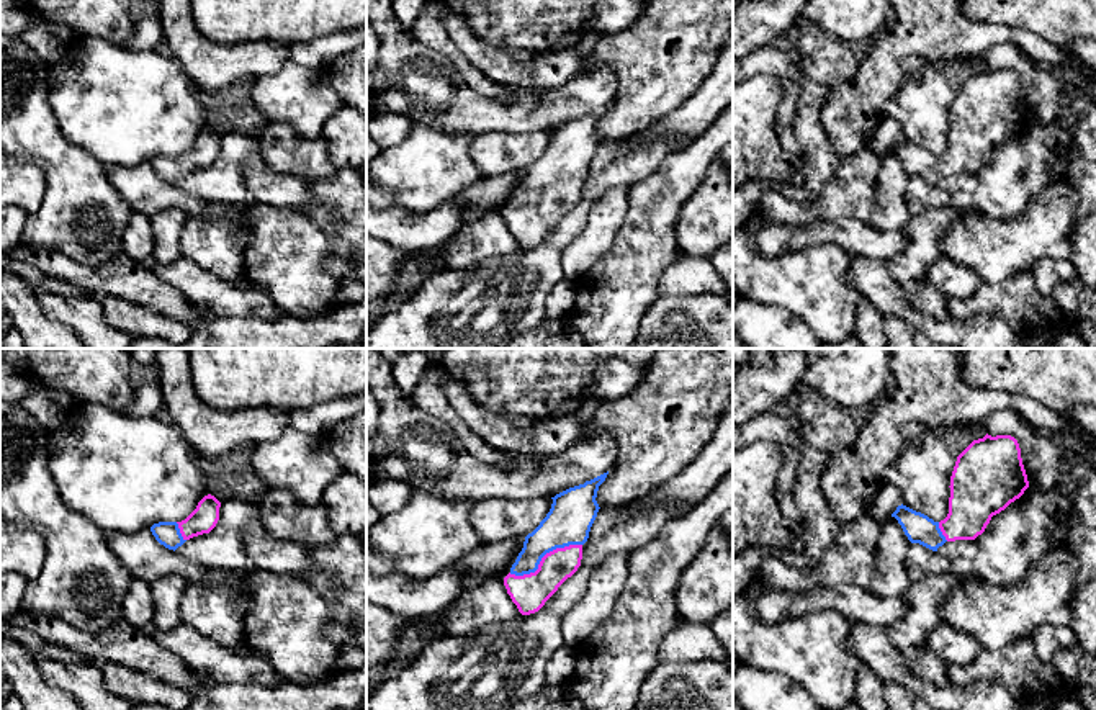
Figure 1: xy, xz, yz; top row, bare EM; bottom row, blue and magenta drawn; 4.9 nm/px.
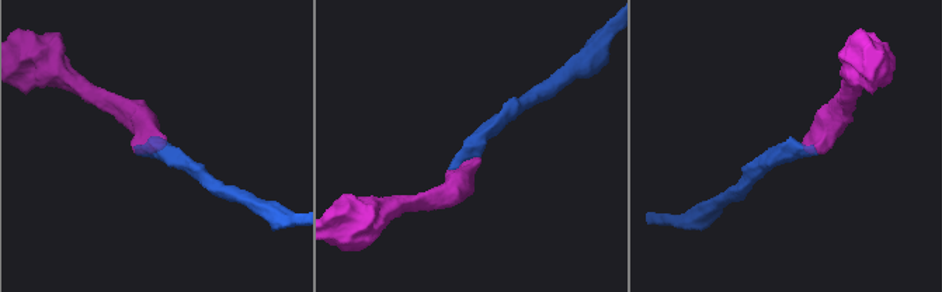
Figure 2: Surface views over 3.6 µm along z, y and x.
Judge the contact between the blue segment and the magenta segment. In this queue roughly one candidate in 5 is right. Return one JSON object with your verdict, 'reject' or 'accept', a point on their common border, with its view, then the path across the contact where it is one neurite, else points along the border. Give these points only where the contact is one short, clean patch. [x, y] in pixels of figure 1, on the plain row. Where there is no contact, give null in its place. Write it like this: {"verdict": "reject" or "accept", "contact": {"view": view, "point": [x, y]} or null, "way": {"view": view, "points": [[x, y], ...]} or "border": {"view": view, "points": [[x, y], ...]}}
{"verdict": "accept", "contact": {"view": "xz", "point": [542, 190]}, "way": {"view": "xz", "points": [[571, 149], [558, 174], [542, 190], [542, 200], [529, 226]]}}

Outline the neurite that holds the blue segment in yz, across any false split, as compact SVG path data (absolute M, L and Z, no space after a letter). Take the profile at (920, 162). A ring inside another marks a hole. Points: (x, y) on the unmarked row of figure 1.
M985 69L959 90L950 110L949 147L934 155L906 139L892 147L911 177L937 185L946 175L975 173L991 151L1029 121L1021 82L1011 69Z

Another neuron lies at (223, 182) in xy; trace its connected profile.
M234 131L222 134L216 160L186 173L175 185L206 203L247 209L254 204L245 186L245 160L250 155L262 157L258 136Z

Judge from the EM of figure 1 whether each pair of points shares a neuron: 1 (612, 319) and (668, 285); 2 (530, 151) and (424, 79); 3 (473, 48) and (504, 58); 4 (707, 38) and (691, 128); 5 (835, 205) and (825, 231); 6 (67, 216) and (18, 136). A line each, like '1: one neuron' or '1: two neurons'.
1: two neurons
2: two neurons
3: one neuron
4: two neurons
5: two neurons
6: one neuron

